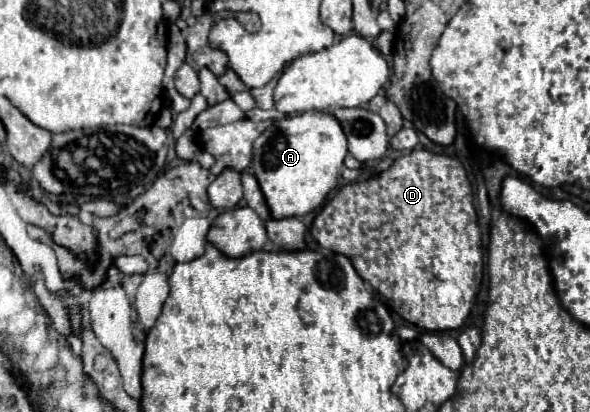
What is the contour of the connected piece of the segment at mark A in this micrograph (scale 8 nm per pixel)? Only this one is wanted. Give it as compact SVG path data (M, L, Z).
M303 112L277 120L253 144L253 170L267 208L275 218L295 218L313 212L337 186L339 168L347 156L347 140L339 122L325 112Z

